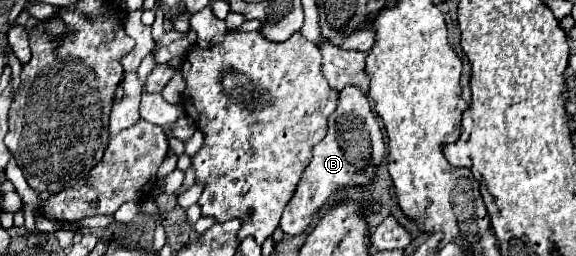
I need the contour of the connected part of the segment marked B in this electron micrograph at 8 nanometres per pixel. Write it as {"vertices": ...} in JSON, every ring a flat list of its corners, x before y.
{"vertices":[[345,87,339,95,337,109,329,117,329,129,325,139,315,145,313,149,313,161,305,169,299,189,289,201,289,205,283,211,279,227,287,235,301,235,311,225,313,215,329,203,329,199,347,189,347,187,367,187,373,183,373,177,377,173,375,167,379,167,387,157,387,147,383,141,383,133,379,129,379,123,371,111,369,99,361,93,357,87]]}

